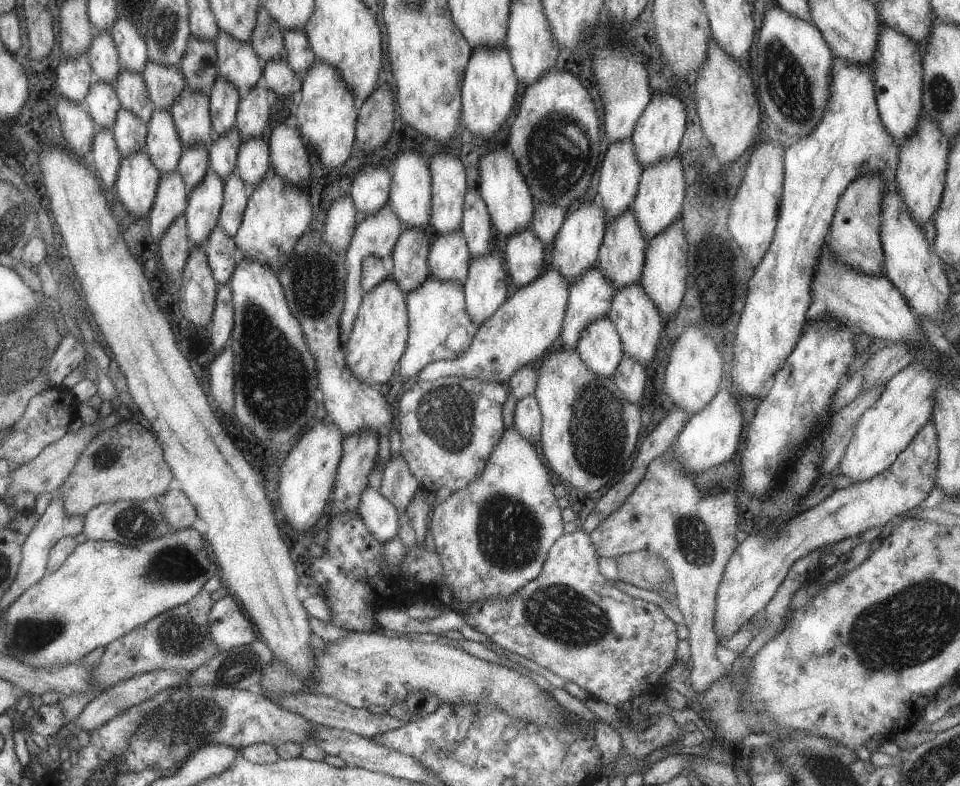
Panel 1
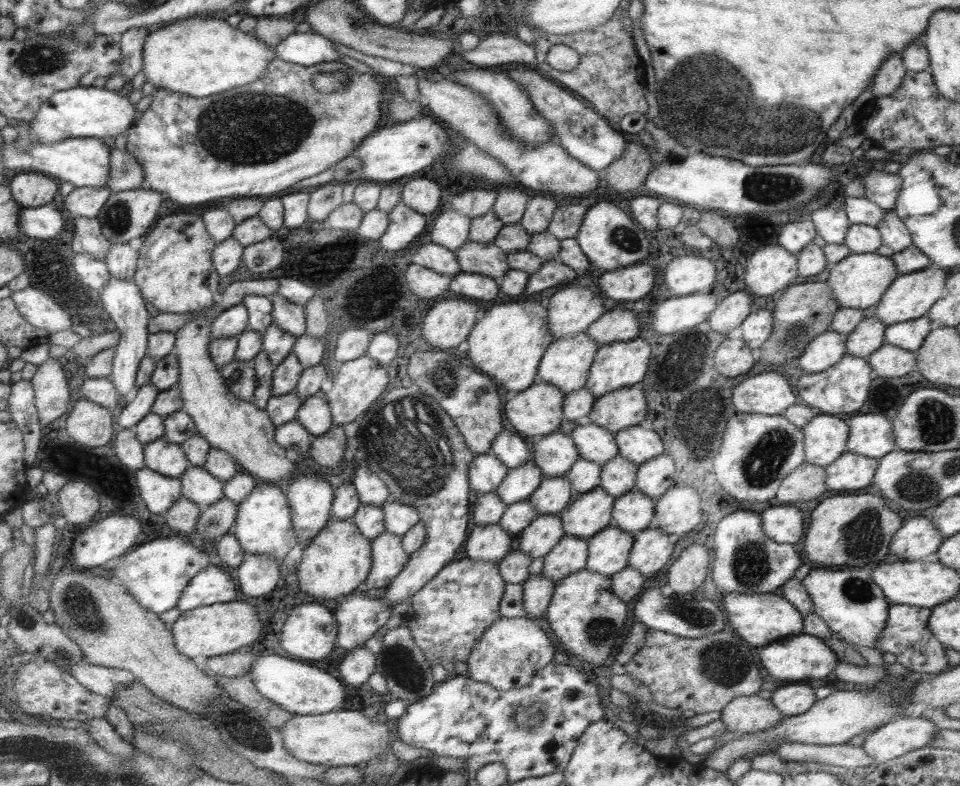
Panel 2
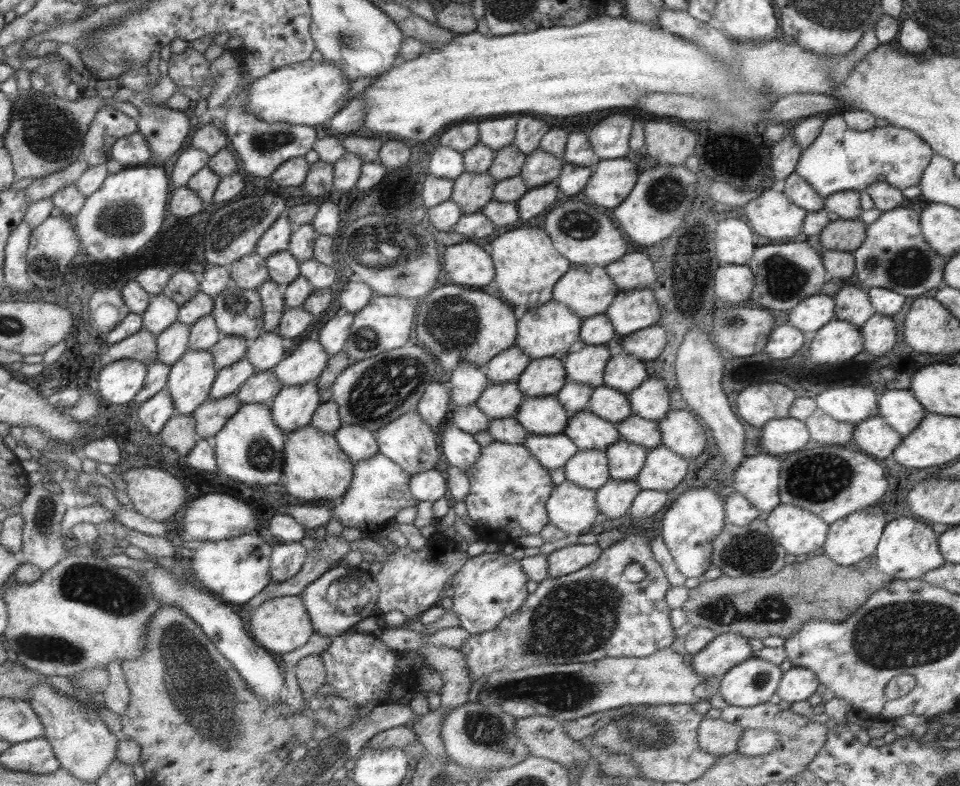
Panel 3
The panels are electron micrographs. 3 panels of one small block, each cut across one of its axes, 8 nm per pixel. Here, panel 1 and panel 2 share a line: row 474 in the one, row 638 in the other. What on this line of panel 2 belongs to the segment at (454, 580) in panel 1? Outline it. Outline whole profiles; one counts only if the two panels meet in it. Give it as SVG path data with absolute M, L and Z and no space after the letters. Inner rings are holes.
M527 618L505 619L489 623L483 634L471 647L466 660L467 678L484 683L497 691L525 687L533 675L553 660L553 639L545 635L539 623Z

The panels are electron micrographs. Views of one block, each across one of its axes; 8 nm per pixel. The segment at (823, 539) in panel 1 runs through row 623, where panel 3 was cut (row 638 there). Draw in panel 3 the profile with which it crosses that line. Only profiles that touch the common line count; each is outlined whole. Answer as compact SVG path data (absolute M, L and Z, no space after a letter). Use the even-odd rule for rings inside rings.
M734 632L715 635L705 648L692 655L689 665L704 678L723 676L729 668L751 657L747 639Z

